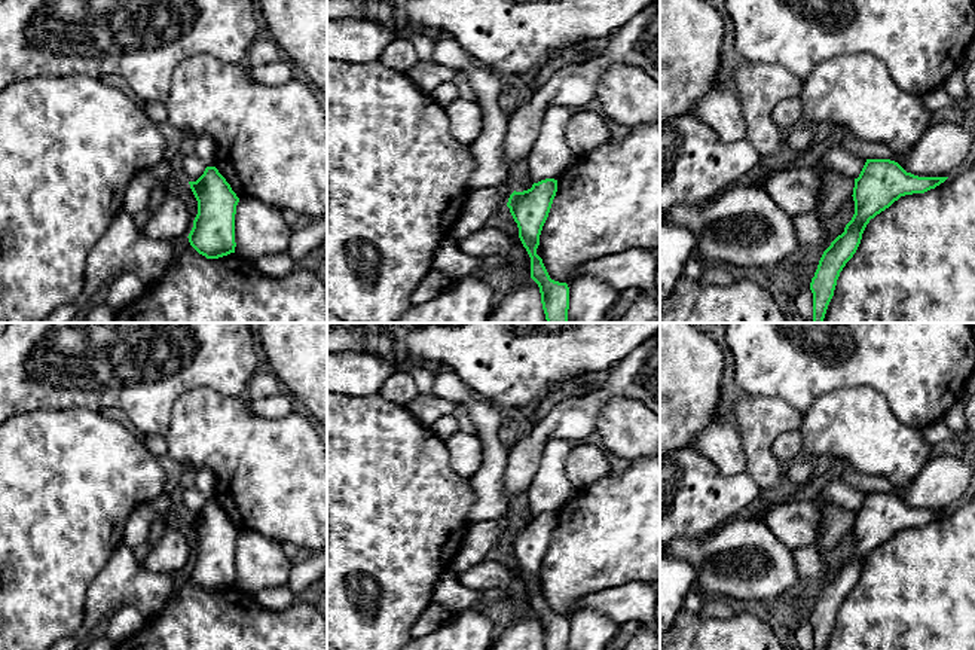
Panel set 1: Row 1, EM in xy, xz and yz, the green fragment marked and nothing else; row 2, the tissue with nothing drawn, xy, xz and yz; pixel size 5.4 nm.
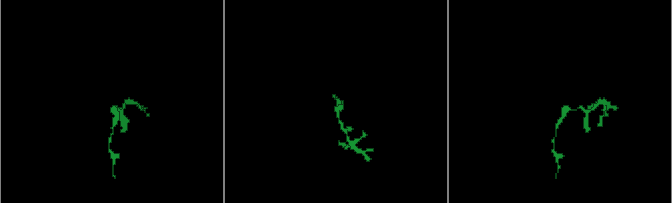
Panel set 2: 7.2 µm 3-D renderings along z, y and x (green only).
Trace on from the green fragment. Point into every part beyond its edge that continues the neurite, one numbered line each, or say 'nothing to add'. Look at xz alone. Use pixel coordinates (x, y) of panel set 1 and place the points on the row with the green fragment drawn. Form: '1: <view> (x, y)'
1: xz (480, 204)

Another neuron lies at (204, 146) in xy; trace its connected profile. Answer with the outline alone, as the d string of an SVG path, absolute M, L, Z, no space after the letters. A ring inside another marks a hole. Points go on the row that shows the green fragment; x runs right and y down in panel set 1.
M202 134L195 140L195 153L208 165L216 165L216 143L211 137Z

